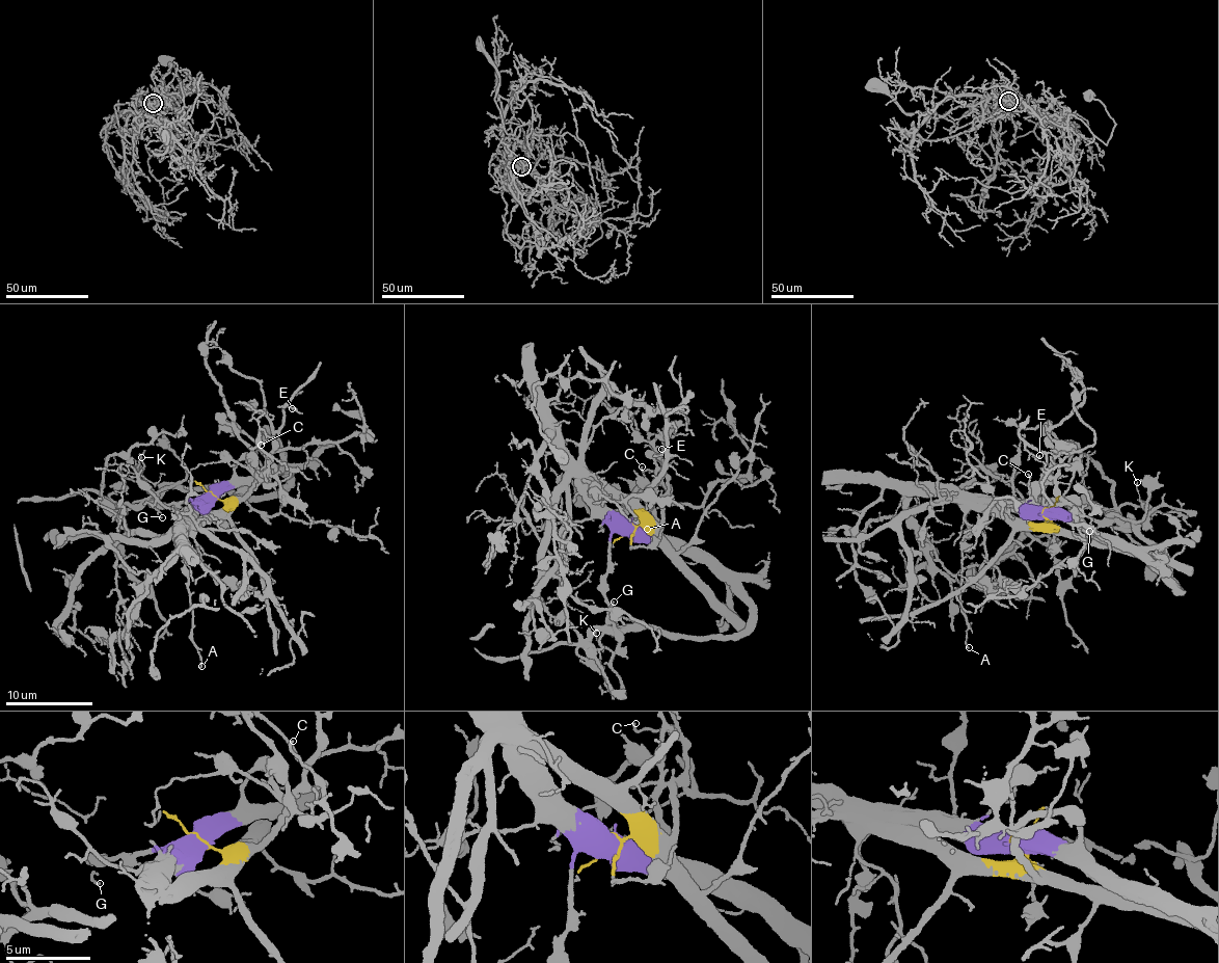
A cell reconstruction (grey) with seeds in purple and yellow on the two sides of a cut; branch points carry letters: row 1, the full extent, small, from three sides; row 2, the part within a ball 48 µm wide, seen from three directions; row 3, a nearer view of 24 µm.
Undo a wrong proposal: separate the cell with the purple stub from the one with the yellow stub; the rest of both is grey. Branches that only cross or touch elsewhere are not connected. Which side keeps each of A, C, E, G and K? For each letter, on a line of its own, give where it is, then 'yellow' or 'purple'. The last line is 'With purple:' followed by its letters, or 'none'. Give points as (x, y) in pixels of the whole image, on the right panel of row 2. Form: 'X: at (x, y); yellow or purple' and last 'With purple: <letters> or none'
A: at (969, 647); purple
C: at (1028, 474); yellow
E: at (1039, 455); yellow
G: at (1089, 531); purple
K: at (1137, 482); purple
With purple: A, G, K

